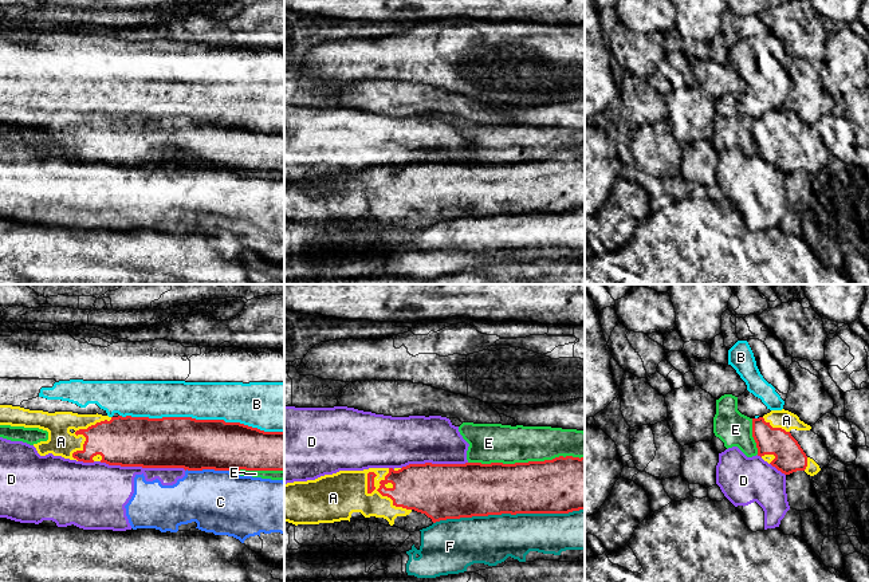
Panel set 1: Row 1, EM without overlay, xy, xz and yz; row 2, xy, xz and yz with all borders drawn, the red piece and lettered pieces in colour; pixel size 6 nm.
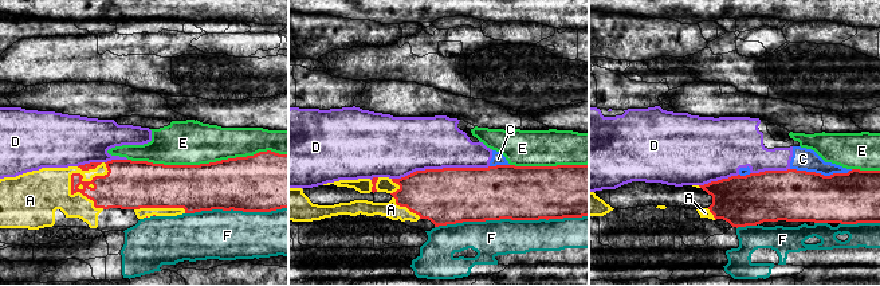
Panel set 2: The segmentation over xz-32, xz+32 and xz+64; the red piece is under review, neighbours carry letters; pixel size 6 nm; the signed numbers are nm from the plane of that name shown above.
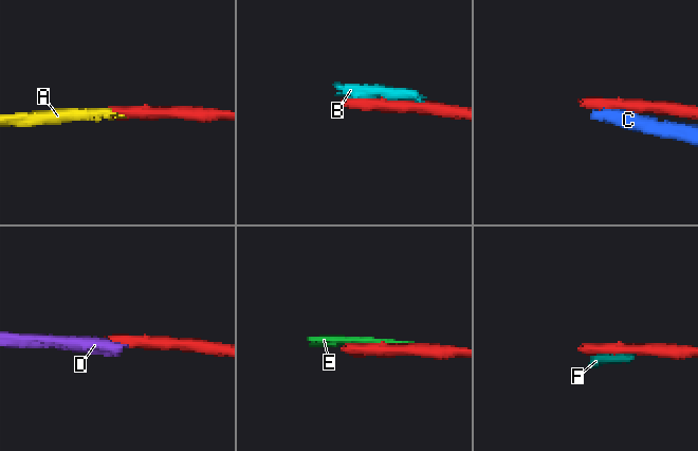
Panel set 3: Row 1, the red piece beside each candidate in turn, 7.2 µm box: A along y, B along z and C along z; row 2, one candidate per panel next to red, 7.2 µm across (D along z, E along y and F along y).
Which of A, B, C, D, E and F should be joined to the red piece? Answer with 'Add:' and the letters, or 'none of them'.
Add: A

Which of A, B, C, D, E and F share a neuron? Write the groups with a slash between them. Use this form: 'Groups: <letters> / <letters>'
Groups: A / B / C D / E / F

